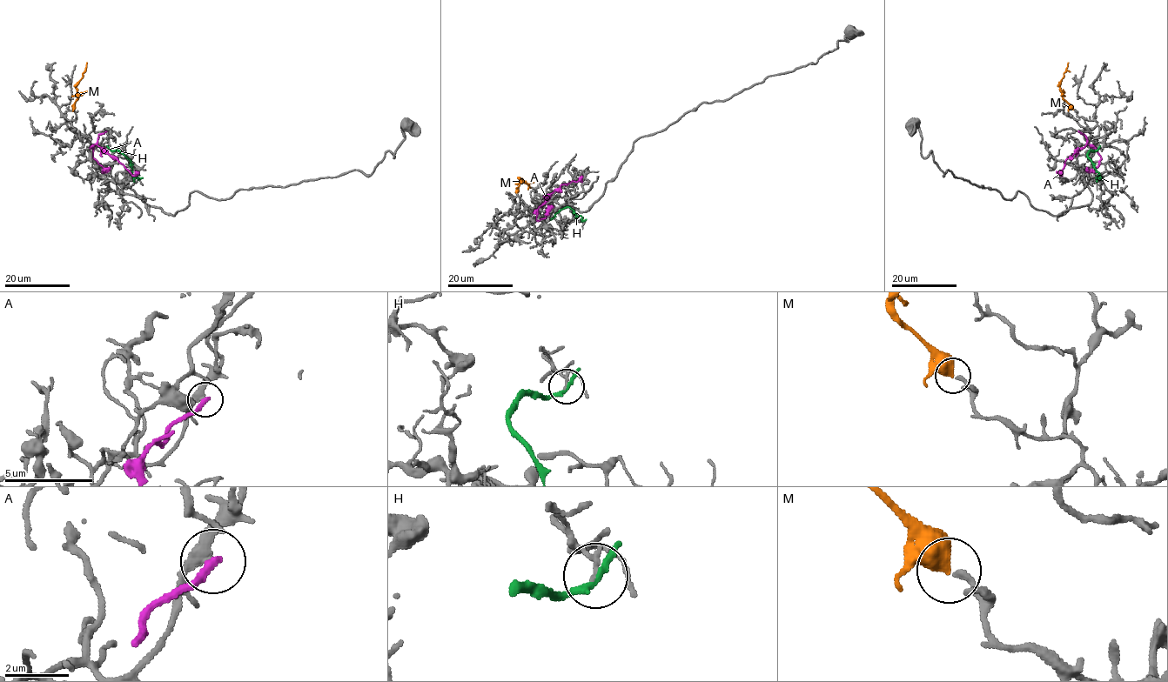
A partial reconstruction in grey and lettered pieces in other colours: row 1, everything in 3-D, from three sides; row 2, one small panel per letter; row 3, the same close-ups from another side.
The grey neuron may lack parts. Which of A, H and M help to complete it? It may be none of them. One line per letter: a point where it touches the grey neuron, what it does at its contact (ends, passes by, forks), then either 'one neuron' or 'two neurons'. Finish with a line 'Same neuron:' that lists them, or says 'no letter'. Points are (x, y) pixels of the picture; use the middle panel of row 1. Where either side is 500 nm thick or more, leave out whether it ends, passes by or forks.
A: contact (549, 198); it ends; two neurons
H: contact (553, 217); it passes by; two neurons
M: contact (516, 192); one neuron
Same neuron: M

